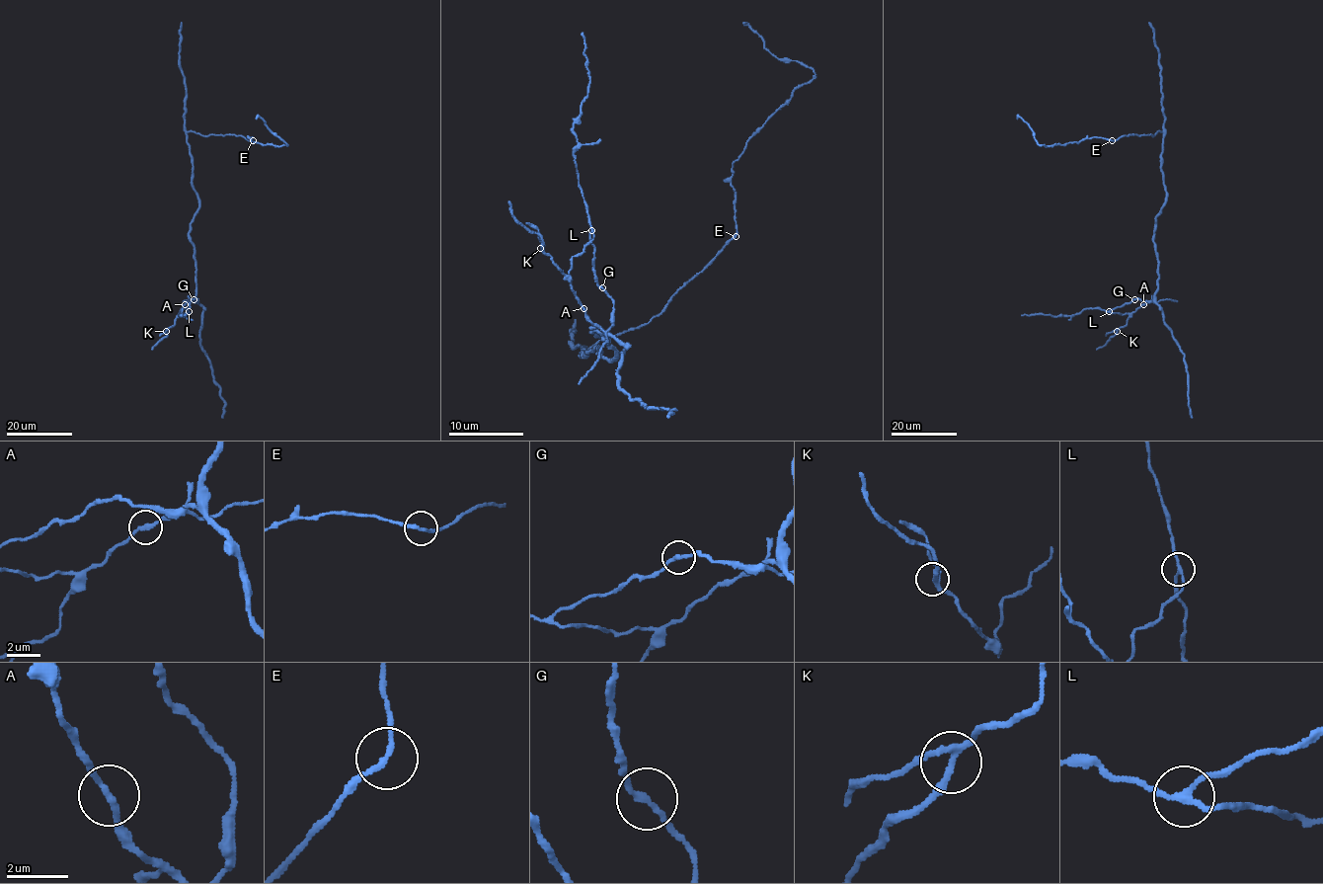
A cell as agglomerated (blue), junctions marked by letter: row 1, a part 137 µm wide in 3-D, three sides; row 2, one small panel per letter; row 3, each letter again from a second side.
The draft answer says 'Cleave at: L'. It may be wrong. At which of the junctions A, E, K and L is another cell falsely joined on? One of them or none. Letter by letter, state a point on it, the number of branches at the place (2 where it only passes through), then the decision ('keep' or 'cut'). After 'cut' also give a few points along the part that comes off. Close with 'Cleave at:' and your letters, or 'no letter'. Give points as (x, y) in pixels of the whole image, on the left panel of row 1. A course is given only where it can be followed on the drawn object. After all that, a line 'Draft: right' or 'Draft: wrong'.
A: (185, 304) | 2 | keep
E: (253, 140) | 2 | keep
K: (166, 331) | 3 | keep
L: (189, 311) | 3 | cut | (188, 312), (193, 299), (198, 300), (183, 301)
Cleave at: L
Draft: right

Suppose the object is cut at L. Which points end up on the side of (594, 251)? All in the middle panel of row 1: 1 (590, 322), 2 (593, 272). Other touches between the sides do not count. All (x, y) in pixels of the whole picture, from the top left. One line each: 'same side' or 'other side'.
1: other side
2: same side

